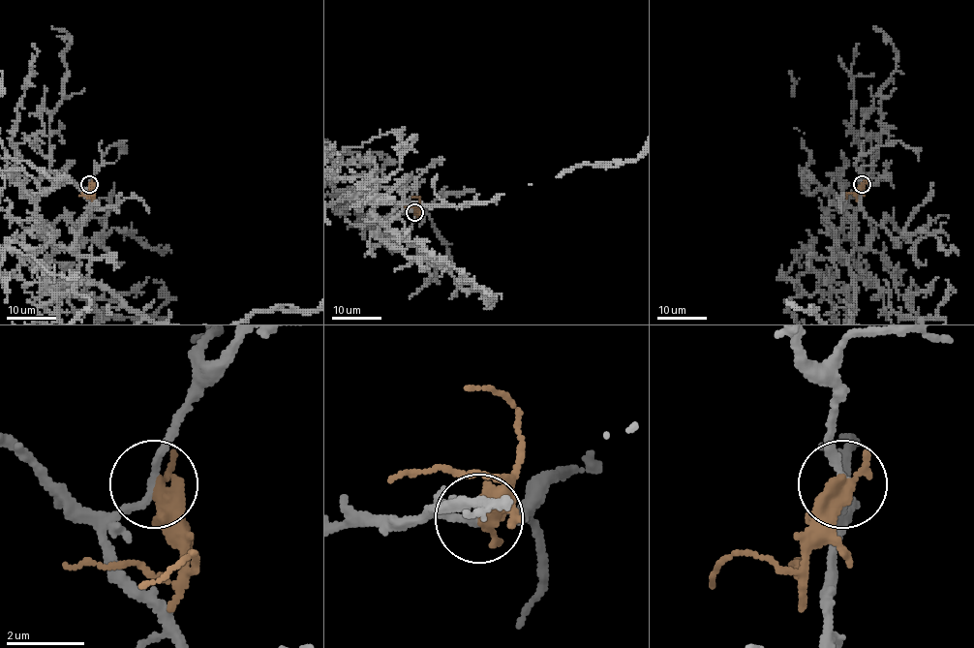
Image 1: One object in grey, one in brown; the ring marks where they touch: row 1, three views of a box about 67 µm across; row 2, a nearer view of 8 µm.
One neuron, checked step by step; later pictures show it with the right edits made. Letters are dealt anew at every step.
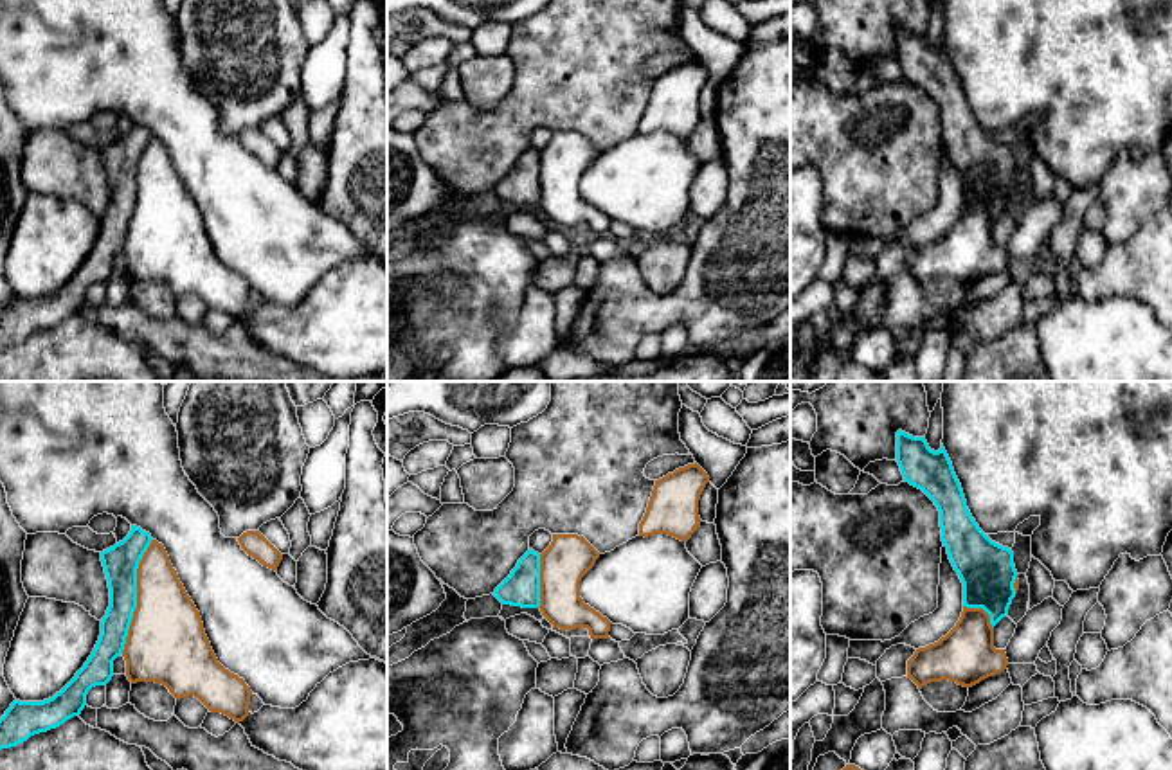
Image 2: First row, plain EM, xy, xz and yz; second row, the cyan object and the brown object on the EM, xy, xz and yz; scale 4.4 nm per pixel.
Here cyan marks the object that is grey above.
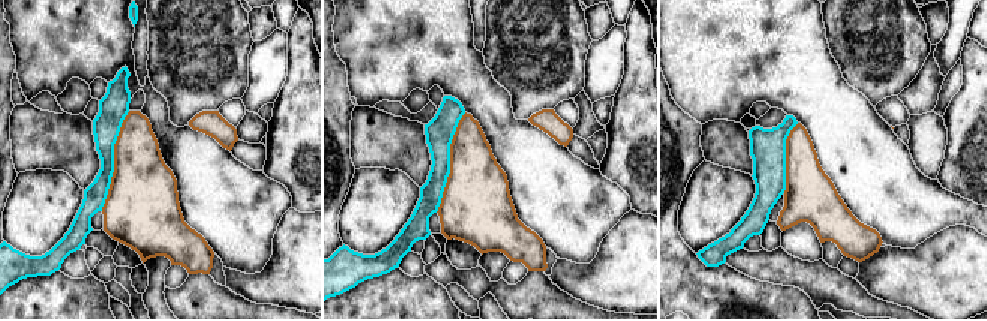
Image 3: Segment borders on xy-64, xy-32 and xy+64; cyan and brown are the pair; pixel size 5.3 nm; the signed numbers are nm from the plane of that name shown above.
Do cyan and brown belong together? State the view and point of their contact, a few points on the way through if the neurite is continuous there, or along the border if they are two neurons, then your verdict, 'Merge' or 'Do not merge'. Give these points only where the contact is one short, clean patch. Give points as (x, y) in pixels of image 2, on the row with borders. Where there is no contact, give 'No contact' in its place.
Touches cyan at xy (135, 596). Do not merge

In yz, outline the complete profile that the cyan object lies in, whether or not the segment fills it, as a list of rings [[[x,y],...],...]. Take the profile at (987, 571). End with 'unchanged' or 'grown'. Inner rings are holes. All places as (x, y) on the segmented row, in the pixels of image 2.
[[[898,430],[897,462],[904,480],[922,489],[940,511],[942,542],[963,583],[963,606],[983,608],[994,628],[1015,597],[1012,549],[992,542],[972,518],[943,444],[934,452],[925,437]]]; unchanged

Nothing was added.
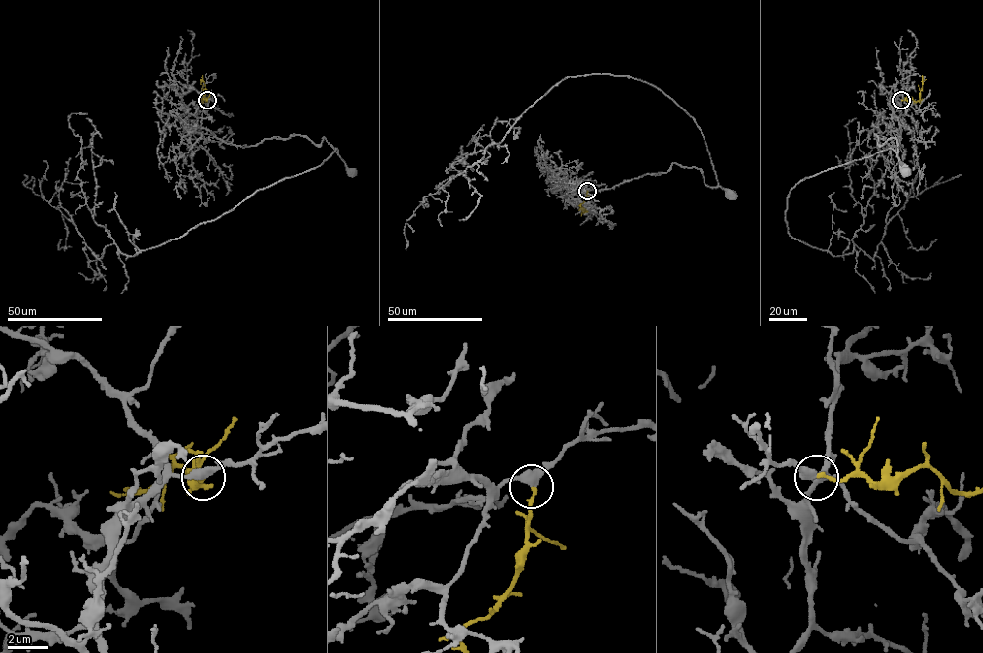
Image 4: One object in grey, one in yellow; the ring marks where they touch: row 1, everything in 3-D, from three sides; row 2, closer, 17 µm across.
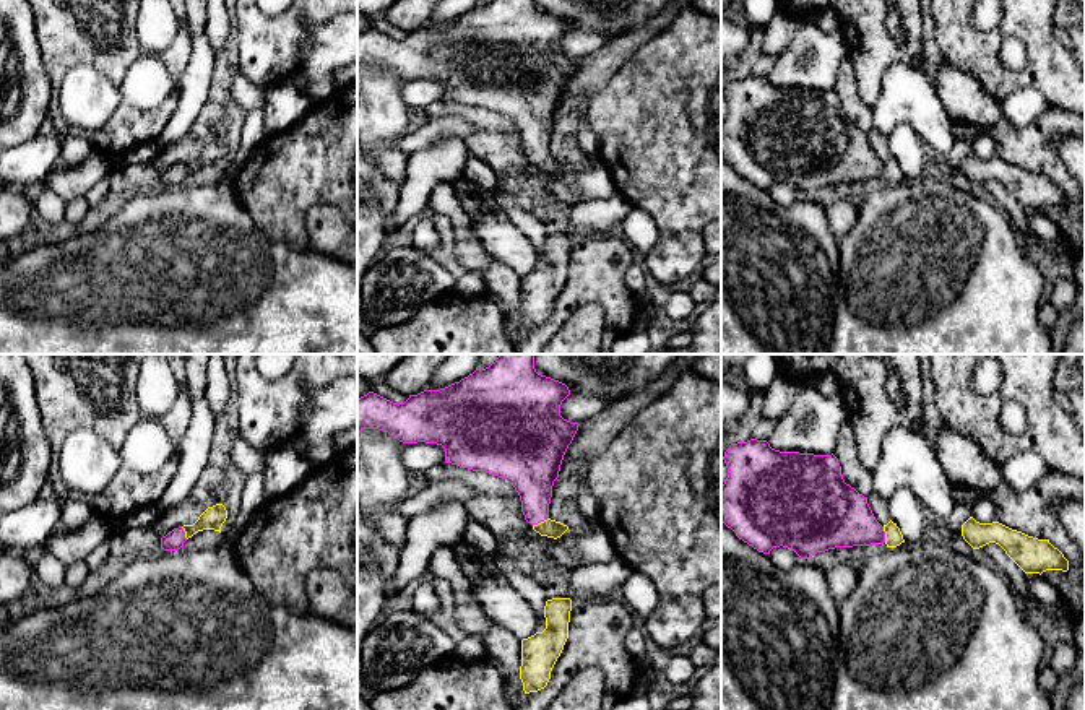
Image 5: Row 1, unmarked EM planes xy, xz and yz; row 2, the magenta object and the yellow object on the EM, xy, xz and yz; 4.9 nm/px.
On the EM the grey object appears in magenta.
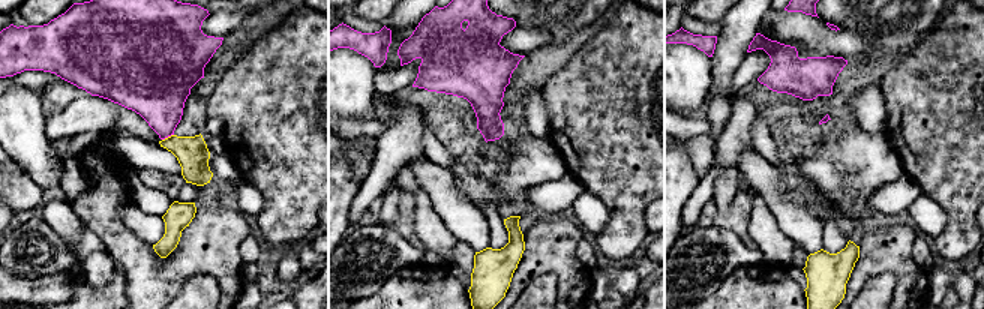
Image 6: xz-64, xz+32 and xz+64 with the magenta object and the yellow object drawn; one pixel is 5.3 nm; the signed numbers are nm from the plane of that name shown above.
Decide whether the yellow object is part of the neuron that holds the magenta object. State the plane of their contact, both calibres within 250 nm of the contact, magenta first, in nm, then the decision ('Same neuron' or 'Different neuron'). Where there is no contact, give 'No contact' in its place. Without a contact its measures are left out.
Touches magenta in xz. Thickness 220 nm (magenta) against 90 nm. Same neuron

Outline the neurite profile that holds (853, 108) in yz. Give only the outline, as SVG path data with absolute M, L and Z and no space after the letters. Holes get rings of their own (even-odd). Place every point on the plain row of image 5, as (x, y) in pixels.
M845 58L840 65L833 91L838 94L846 120L854 123L864 133L874 128L872 109L869 109L859 96L854 68L849 58Z

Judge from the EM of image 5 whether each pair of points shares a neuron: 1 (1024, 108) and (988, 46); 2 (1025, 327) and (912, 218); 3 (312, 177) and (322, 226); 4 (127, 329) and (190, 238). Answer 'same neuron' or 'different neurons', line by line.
1: different neurons
2: same neuron
3: different neurons
4: same neuron

